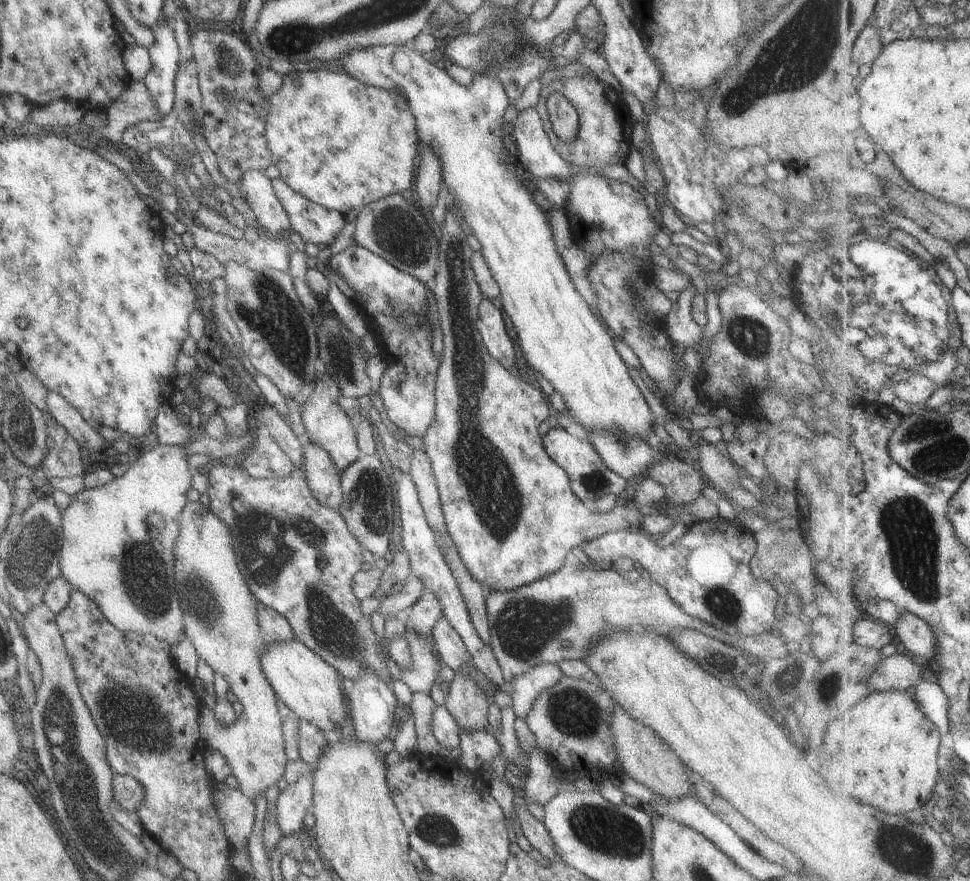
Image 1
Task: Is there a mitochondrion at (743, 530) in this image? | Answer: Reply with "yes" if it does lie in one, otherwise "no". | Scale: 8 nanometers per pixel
no

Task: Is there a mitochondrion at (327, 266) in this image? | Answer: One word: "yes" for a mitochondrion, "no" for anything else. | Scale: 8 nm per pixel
no

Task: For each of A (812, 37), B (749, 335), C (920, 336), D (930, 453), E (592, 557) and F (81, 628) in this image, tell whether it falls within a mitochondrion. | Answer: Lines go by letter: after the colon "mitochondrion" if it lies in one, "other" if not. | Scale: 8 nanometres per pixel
A: mitochondrion
B: mitochondrion
C: mitochondrion
D: mitochondrion
E: other
F: other

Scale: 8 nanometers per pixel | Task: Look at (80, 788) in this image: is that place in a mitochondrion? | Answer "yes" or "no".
yes

